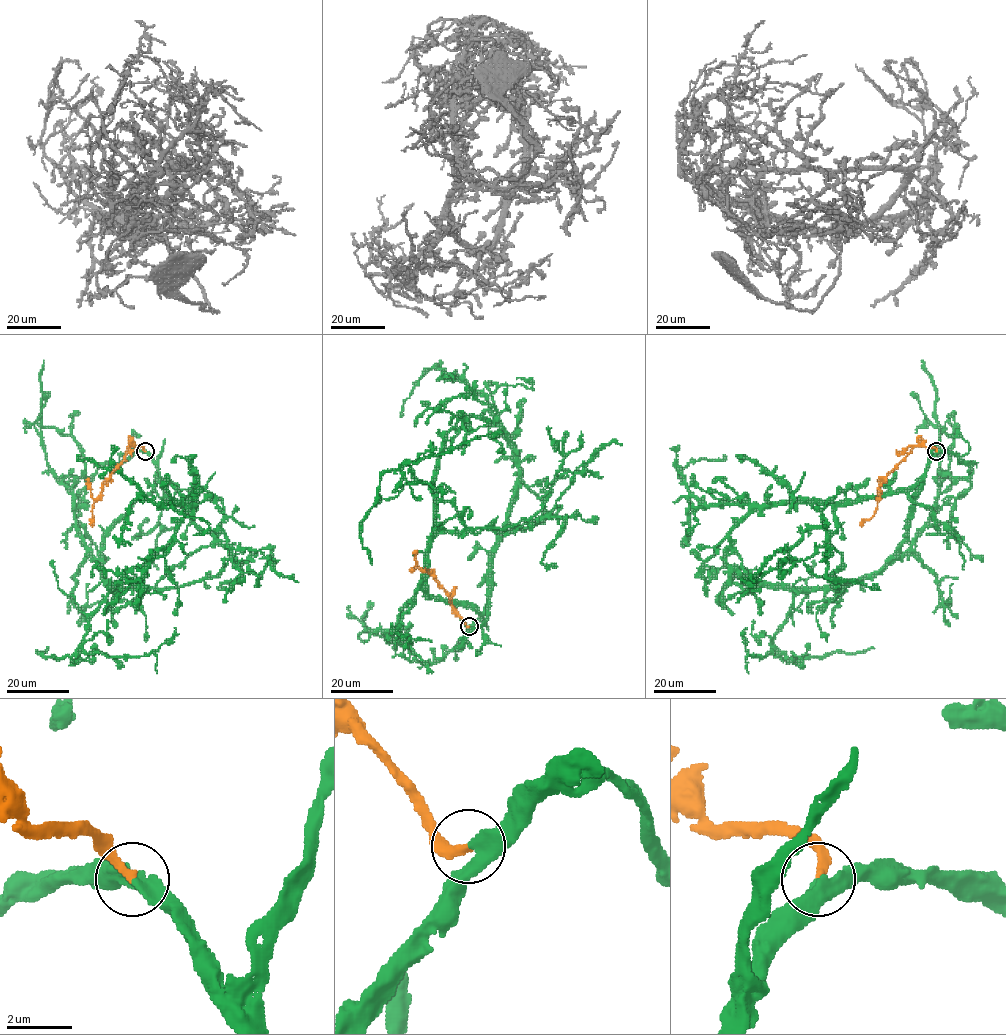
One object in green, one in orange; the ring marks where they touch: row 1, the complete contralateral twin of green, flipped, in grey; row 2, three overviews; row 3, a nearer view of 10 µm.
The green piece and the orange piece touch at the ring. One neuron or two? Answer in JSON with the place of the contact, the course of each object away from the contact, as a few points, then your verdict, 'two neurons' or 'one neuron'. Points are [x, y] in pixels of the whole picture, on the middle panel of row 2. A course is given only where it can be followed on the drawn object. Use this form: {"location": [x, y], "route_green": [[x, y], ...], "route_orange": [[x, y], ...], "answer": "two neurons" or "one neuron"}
{"location": [469, 626], "route_green": [[469, 626], [480, 615], [473, 608], [428, 596], [434, 495], [405, 463], [381, 477], [360, 525], [372, 564]], "route_orange": [[469, 626], [451, 604], [447, 593], [426, 570], [415, 566], [417, 550]], "answer": "one neuron"}

